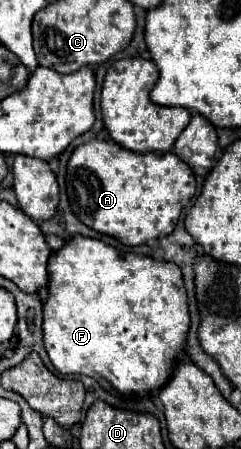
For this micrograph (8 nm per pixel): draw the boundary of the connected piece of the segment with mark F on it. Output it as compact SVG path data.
M72 236L72 240L68 238L60 250L52 252L52 256L48 260L48 298L42 306L42 314L44 314L44 324L42 324L44 348L50 356L50 362L54 364L54 368L60 374L86 374L86 376L96 378L98 384L104 388L114 388L122 394L138 394L138 396L158 390L160 384L164 384L170 378L172 366L174 366L178 354L184 352L184 340L186 340L186 332L188 332L188 324L190 324L182 272L174 262L164 262L164 260L156 260L152 256L140 256L140 254L132 254L132 252L120 254L114 246L110 246L102 240L96 240L96 238L88 238L88 236Z

